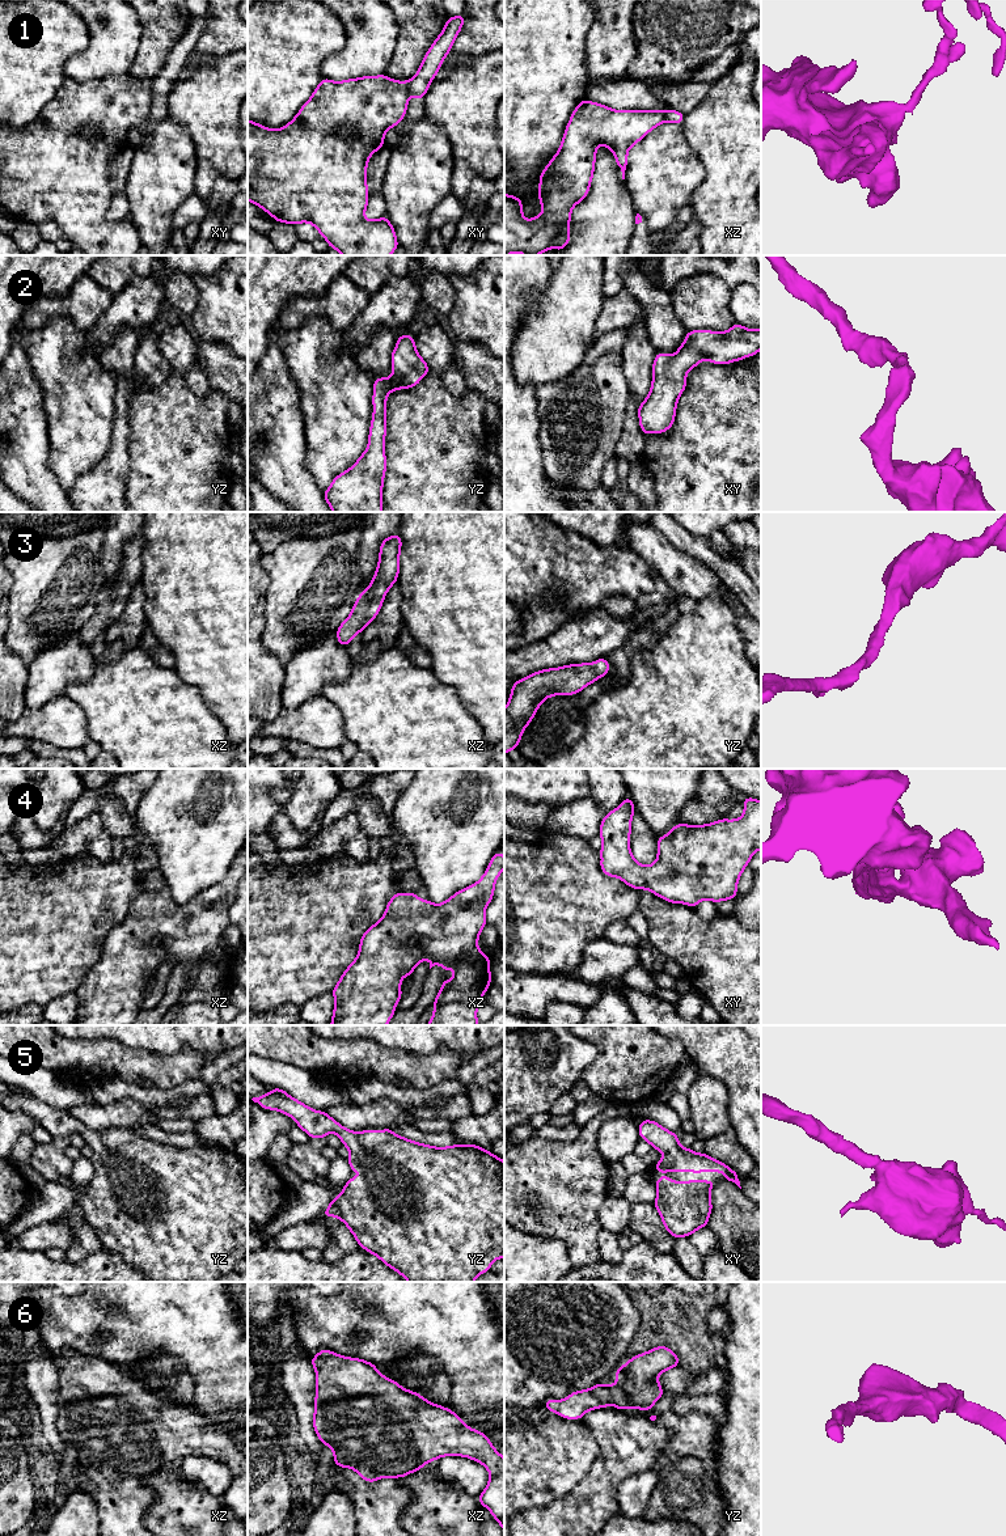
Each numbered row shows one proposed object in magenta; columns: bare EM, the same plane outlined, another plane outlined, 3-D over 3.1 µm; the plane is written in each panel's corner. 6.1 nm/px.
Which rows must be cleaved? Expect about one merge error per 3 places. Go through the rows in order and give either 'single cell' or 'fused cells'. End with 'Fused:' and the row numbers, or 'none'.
1: fused cells
2: single cell
3: single cell
4: single cell
5: single cell
6: single cell
Fused: 1

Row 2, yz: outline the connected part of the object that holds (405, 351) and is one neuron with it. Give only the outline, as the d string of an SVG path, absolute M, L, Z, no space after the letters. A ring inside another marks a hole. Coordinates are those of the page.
M410 334L398 337L392 352L393 375L373 381L373 415L368 447L358 461L337 475L324 498L333 512L382 512L382 486L386 470L386 397L393 390L414 388L430 373Z

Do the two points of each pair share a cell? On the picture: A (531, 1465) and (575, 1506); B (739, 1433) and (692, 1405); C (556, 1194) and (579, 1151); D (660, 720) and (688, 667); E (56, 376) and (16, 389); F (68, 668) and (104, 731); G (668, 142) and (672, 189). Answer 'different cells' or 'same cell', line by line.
A: different cells
B: different cells
C: same cell
D: same cell
E: different cells
F: different cells
G: same cell

